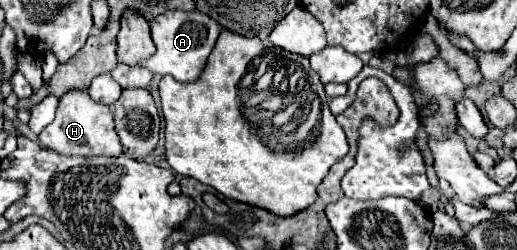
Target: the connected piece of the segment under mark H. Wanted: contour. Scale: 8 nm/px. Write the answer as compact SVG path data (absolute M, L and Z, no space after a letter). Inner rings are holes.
M66 92L60 98L56 118L40 132L40 144L58 154L82 154L82 156L120 156L122 144L114 130L112 110L106 104L90 100L88 92Z

